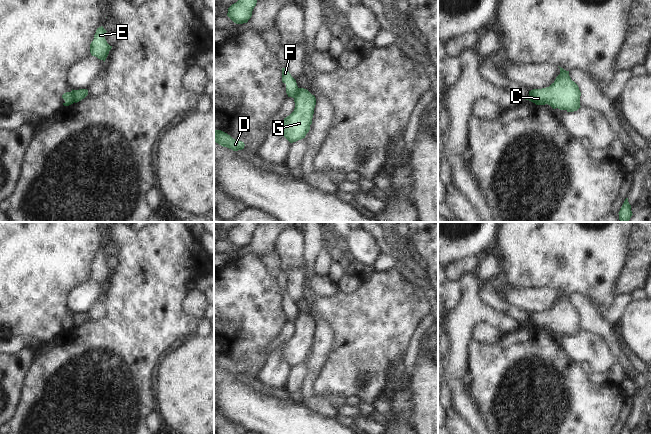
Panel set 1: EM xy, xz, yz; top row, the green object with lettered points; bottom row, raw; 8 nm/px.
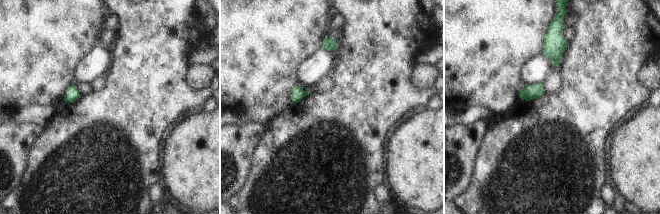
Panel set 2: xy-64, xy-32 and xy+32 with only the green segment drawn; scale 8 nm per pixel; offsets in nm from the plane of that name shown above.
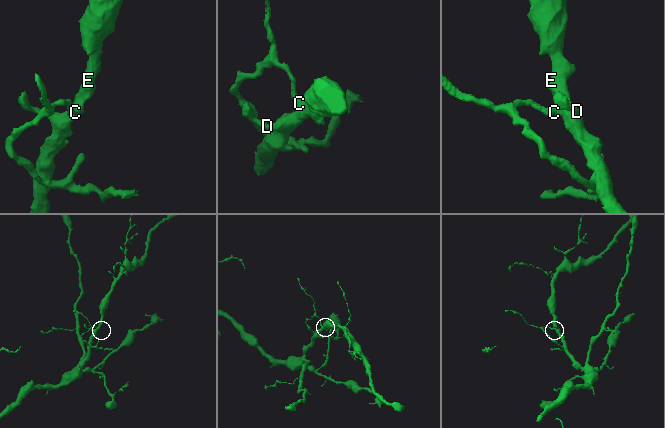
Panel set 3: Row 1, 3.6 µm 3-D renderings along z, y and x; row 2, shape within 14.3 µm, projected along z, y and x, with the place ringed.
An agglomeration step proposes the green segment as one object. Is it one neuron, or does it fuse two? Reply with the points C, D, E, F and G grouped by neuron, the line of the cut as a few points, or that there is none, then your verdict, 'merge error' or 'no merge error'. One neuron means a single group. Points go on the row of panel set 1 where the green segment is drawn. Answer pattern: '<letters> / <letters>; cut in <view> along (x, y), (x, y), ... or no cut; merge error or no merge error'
C D E G / F; cut in xy along (69, 92), (74, 101); merge error

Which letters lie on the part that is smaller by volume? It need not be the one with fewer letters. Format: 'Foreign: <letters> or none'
Foreign: F

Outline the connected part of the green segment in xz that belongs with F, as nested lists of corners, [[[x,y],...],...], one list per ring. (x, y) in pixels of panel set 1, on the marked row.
[[[286,67],[282,68],[282,82],[286,84],[286,93],[288,97],[294,98],[298,92],[298,86],[296,80],[291,76]]]

